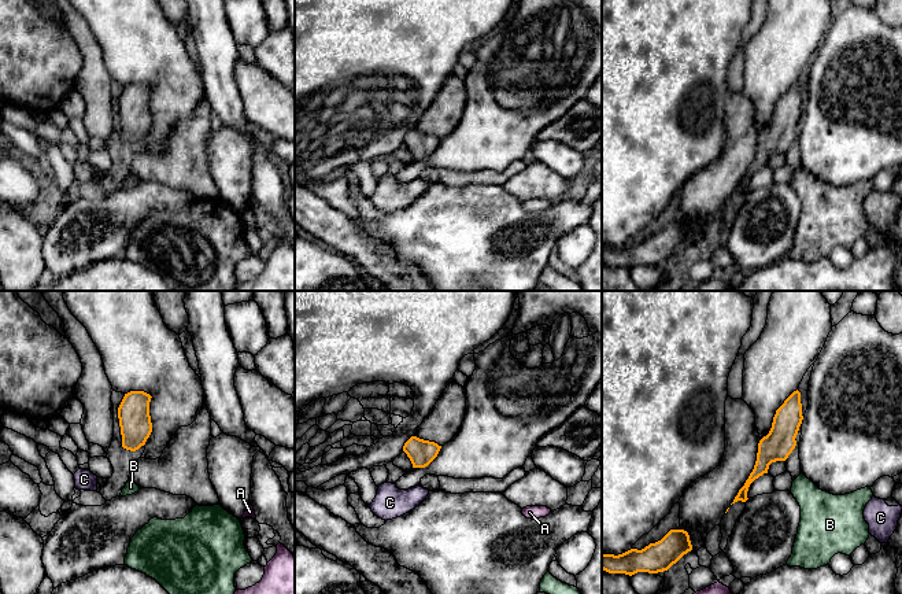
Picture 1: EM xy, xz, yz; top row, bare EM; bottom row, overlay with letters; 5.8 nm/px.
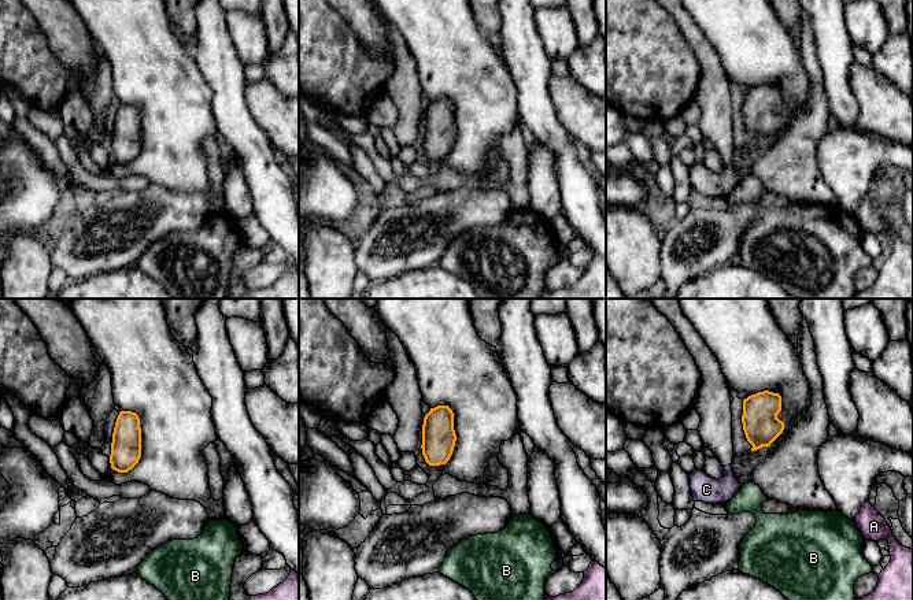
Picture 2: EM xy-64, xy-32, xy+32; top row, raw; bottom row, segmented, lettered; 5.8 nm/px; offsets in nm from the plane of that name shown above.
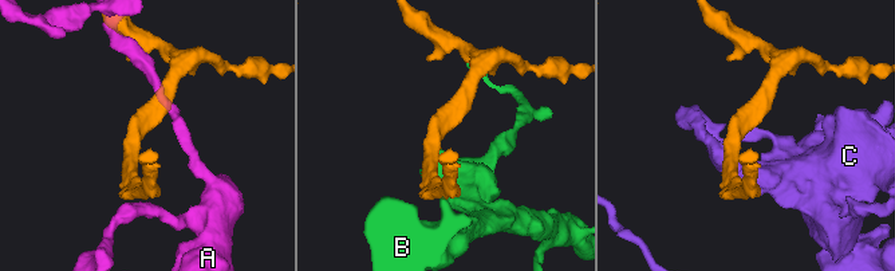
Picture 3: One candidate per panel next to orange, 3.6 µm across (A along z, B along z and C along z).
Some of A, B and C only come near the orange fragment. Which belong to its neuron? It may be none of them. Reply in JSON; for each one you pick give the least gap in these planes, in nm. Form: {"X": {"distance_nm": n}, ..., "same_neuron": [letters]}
{"same_neuron": []}

